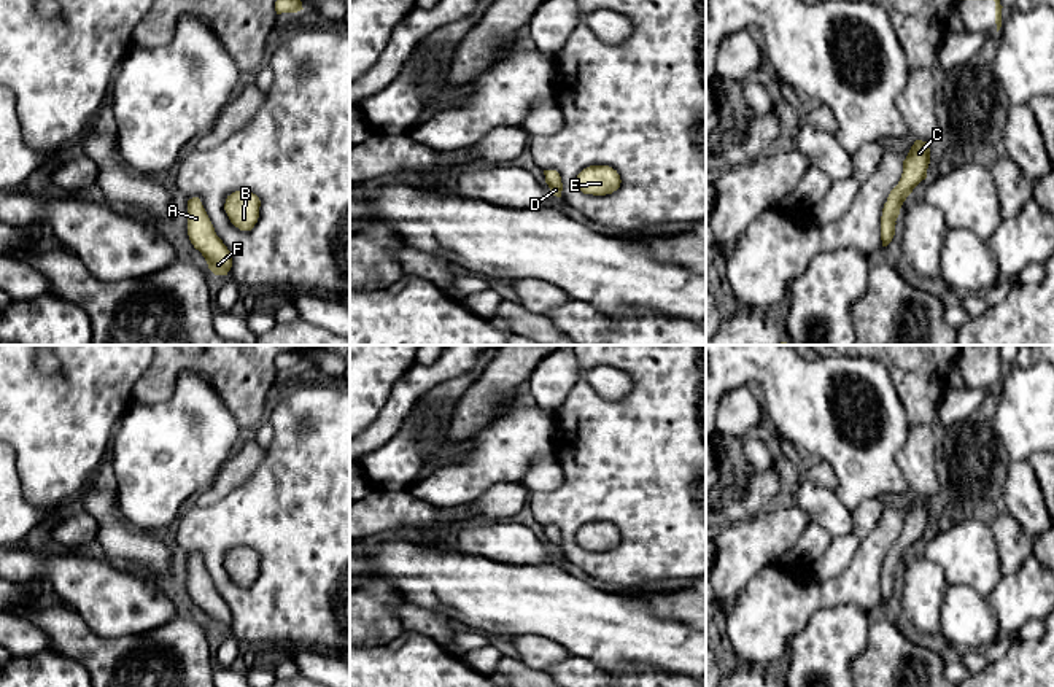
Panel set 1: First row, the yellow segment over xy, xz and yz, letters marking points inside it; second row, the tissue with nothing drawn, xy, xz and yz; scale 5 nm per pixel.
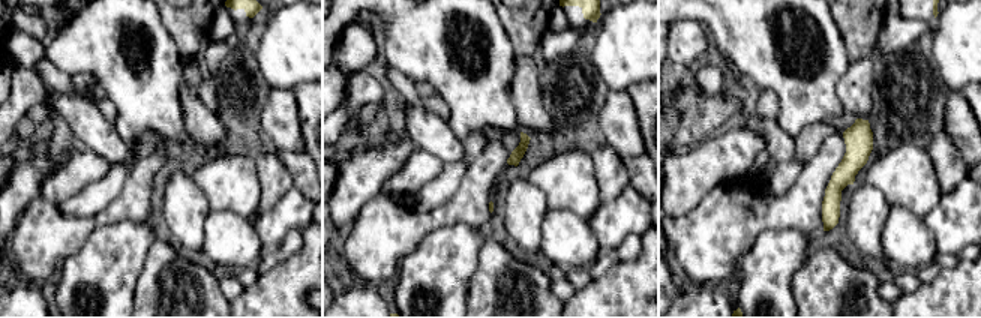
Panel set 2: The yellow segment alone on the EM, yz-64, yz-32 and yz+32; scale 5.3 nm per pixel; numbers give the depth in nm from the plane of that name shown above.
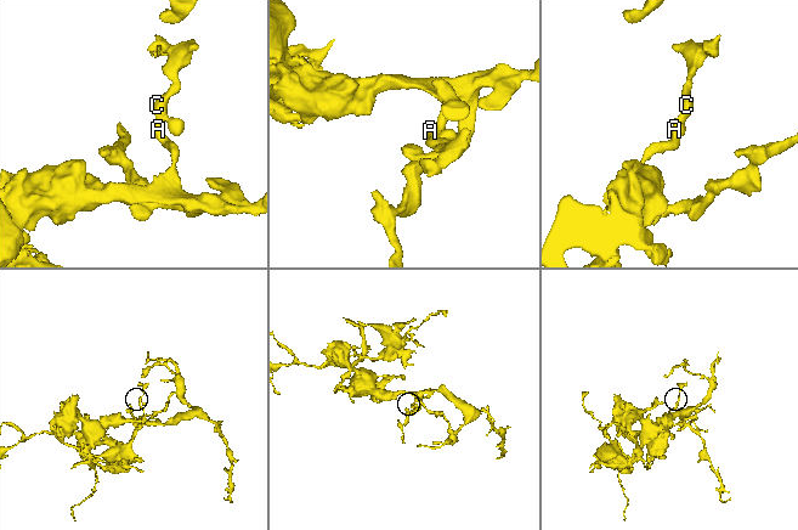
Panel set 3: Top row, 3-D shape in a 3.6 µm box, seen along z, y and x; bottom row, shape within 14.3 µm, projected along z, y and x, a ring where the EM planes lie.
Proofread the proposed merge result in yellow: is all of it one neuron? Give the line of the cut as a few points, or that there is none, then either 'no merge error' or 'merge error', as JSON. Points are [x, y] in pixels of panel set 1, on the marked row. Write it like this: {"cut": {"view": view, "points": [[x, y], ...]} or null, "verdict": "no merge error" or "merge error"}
{"cut": null, "verdict": "no merge error"}

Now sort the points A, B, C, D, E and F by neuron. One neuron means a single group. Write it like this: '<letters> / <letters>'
A B C D E F

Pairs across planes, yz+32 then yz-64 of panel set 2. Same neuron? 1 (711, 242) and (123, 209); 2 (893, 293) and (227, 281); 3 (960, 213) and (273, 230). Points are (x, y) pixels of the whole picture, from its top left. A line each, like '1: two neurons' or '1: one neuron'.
1: one neuron
2: one neuron
3: one neuron

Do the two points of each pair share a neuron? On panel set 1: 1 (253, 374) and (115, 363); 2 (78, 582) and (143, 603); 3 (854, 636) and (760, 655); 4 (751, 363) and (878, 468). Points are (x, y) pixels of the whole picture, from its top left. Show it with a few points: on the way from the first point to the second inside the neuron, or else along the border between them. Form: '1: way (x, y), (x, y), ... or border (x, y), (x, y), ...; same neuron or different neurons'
1: border (153, 361), (135, 382), (132, 399); different neurons
2: way (94, 589), (112, 601), (127, 601); same neuron
3: border (809, 616), (805, 627), (786, 649); different neurons
4: way (782, 385), (846, 446); same neuron

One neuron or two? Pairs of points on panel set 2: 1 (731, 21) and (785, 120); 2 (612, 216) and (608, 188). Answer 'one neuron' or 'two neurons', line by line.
1: one neuron
2: two neurons

